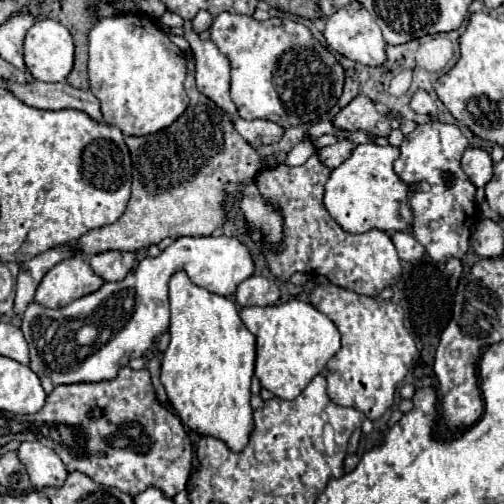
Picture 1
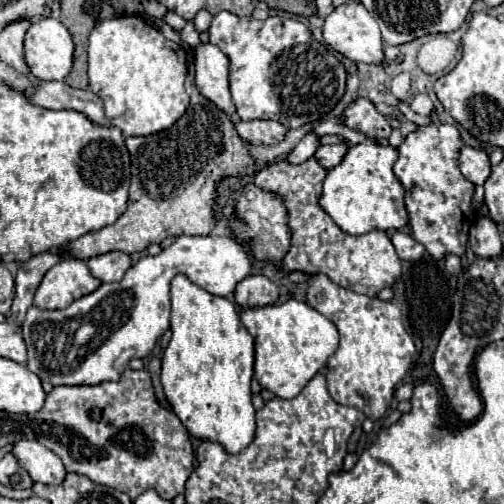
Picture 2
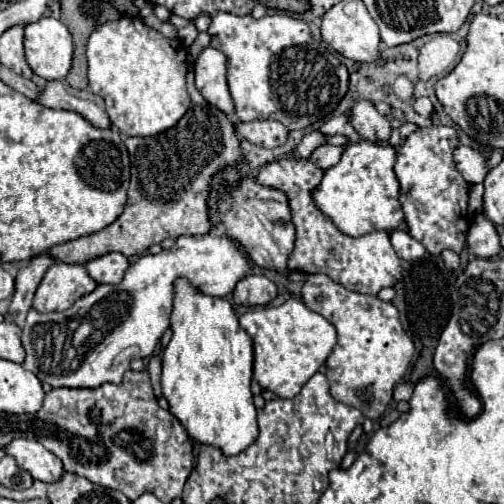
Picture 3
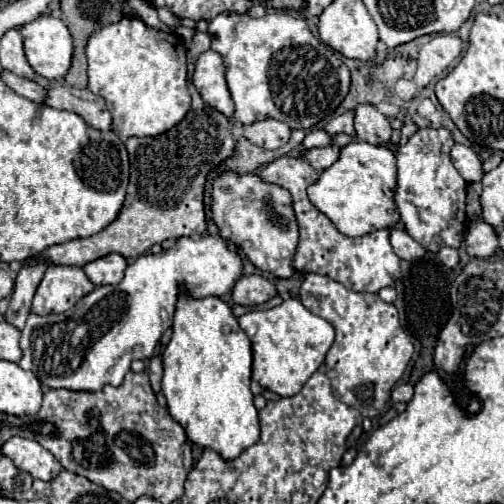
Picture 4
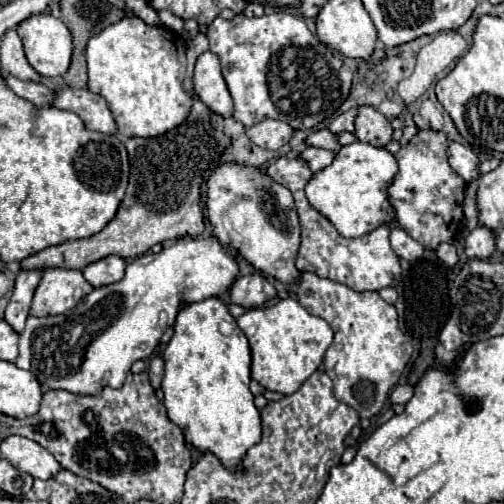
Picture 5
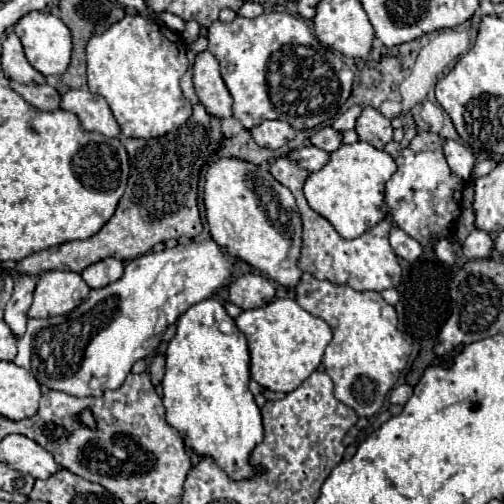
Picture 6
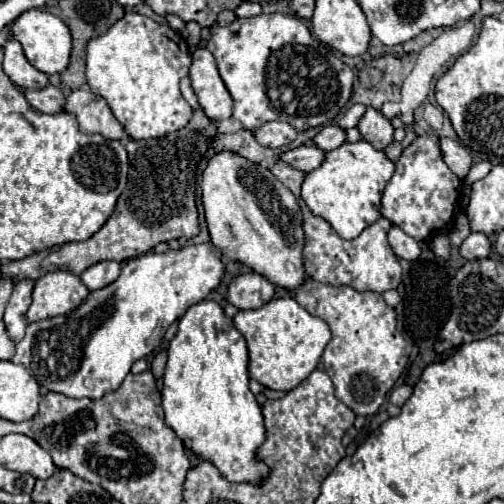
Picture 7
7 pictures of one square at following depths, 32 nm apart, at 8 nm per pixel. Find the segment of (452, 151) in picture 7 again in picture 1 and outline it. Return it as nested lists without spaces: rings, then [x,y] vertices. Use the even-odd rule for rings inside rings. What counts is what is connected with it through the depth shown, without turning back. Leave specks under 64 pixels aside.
[[[468,148],[468,152],[464,152],[462,164],[464,164],[464,172],[468,172],[468,178],[478,188],[484,188],[494,176],[494,162],[486,150]]]

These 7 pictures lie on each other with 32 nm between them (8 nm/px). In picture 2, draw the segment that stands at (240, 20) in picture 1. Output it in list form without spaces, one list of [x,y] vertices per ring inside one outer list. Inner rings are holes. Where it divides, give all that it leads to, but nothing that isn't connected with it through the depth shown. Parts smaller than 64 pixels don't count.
[[[220,12],[208,32],[210,42],[230,60],[230,92],[242,120],[276,120],[286,128],[300,128],[318,122],[344,94],[344,66],[324,44],[314,40],[304,22],[286,16],[256,20]]]

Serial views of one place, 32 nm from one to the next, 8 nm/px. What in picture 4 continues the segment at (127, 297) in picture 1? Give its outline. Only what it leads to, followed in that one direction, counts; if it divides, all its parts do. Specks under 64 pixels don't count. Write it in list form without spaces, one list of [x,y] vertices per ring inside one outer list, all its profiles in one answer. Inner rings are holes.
[[[182,236],[172,248],[160,254],[144,254],[130,262],[120,284],[96,286],[72,310],[46,316],[30,312],[20,338],[24,356],[18,366],[34,372],[50,388],[100,390],[106,384],[120,386],[132,360],[150,358],[164,330],[172,326],[178,284],[184,282],[198,298],[224,296],[242,274],[244,262],[240,252],[228,240],[220,236]],[[78,326],[88,328],[82,338],[78,338]]]

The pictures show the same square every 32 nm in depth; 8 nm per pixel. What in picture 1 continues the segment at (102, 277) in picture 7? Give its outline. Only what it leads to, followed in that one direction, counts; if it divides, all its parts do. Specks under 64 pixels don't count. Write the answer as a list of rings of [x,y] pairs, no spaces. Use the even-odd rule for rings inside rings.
[[[108,250],[108,252],[100,252],[90,256],[88,260],[92,264],[92,270],[102,276],[106,282],[114,282],[114,280],[124,280],[134,266],[138,264],[136,254],[134,252],[126,252],[126,250]]]

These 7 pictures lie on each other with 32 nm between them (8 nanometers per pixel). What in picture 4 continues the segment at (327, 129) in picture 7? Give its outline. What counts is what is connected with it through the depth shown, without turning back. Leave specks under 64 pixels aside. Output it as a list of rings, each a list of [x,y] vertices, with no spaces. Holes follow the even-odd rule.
[[[312,130],[312,132],[308,132],[306,138],[304,138],[304,142],[302,142],[300,154],[306,154],[308,150],[318,148],[318,146],[330,146],[330,134],[326,134],[324,130]]]

